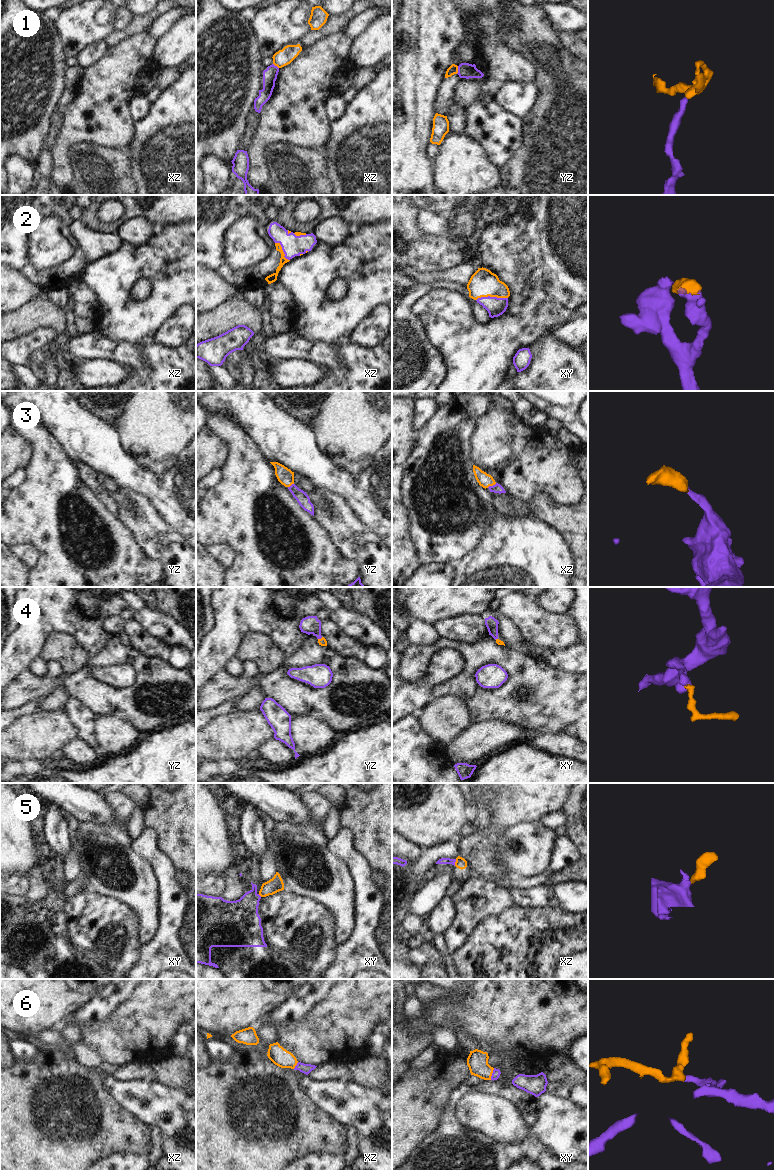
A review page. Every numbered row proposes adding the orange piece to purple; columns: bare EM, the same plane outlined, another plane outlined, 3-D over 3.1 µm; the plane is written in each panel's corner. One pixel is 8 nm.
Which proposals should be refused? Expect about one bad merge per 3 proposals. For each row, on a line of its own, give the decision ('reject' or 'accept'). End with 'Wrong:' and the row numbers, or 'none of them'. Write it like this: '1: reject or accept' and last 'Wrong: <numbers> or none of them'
1: reject
2: accept
3: accept
4: accept
5: reject
6: accept
Wrong: 1, 5

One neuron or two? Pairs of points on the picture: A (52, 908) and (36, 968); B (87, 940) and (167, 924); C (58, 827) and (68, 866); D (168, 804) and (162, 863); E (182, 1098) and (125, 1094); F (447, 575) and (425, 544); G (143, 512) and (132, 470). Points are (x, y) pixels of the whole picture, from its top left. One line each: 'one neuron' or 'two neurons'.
A: one neuron
B: two neurons
C: two neurons
D: two neurons
E: one neuron
F: two neurons
G: two neurons

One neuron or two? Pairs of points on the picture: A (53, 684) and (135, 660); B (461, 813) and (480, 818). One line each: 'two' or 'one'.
A: one
B: two

